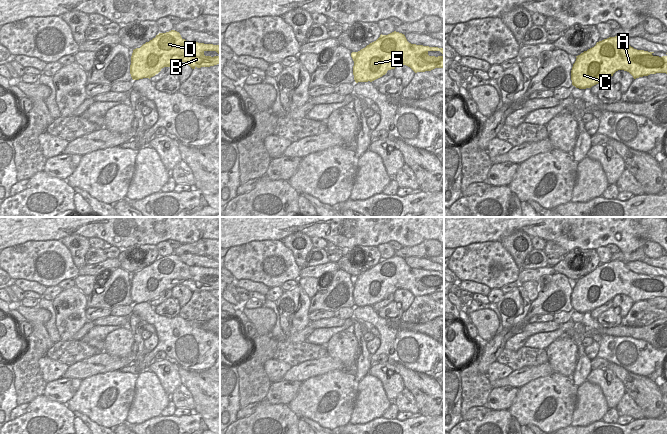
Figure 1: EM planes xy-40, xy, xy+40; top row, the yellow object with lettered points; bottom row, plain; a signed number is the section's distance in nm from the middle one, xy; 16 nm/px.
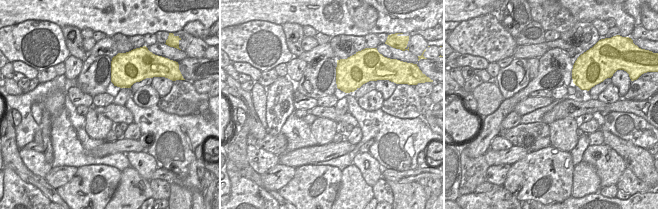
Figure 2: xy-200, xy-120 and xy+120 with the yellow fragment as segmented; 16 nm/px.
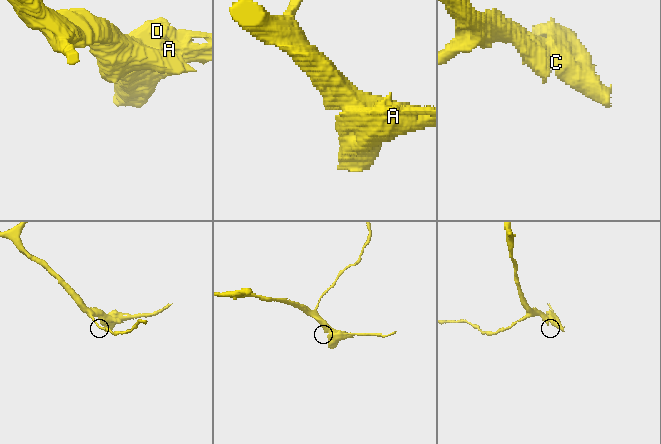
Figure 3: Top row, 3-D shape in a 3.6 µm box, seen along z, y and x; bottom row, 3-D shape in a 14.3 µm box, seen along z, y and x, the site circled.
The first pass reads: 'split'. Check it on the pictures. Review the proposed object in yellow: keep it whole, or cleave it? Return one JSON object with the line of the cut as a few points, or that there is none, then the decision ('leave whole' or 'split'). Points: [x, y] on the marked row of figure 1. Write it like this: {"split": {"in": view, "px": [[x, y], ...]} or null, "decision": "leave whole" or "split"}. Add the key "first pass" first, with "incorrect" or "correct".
{"first pass": "correct", "split": {"in": "xy+40", "px": [[626, 41], [626, 53], [623, 56], [614, 46], [597, 51]]}, "decision": "split"}

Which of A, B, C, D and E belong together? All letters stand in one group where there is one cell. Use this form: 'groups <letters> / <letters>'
groups A B C E / D

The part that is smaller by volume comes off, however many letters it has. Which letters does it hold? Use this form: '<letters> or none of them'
D

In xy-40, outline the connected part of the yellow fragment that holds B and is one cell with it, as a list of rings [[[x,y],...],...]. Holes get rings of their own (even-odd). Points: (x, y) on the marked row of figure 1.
[[[150,40],[133,50],[130,74],[133,80],[150,79],[164,67],[170,67],[172,74],[172,65],[176,62],[186,62],[192,69],[220,64],[220,46],[198,42],[185,44],[182,40],[179,54],[175,56],[172,49],[159,49],[157,52],[153,40]],[[205,51],[216,51],[219,55],[205,56]]]

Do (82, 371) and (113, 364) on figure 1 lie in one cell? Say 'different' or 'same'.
same

